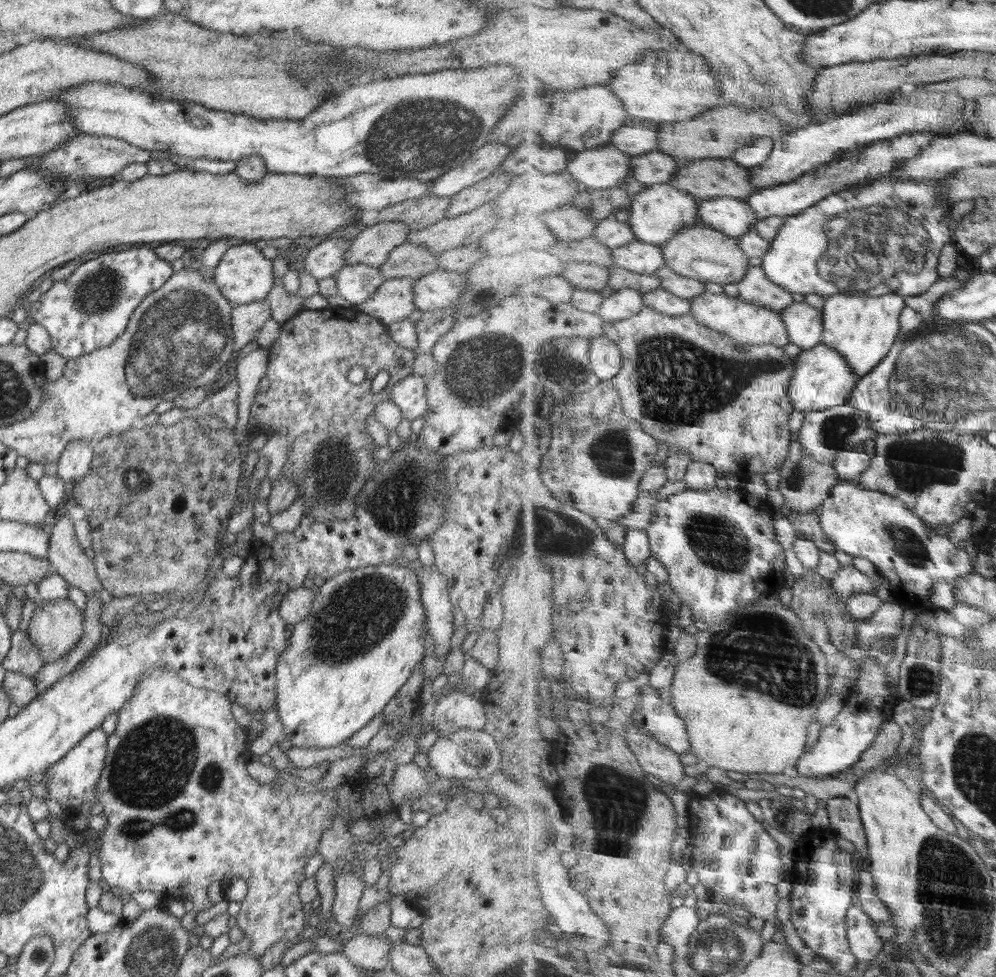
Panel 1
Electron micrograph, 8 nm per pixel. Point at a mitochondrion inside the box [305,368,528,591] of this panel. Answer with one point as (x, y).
(396, 505)

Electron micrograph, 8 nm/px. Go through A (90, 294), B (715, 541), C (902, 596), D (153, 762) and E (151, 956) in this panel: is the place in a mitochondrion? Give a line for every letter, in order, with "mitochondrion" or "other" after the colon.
A: mitochondrion
B: mitochondrion
C: other
D: mitochondrion
E: mitochondrion

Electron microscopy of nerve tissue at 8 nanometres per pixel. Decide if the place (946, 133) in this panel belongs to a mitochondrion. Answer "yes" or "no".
no

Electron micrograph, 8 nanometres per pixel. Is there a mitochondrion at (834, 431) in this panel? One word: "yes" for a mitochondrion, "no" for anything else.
yes

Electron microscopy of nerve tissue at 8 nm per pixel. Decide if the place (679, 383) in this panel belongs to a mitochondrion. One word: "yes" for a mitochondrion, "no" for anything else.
yes

